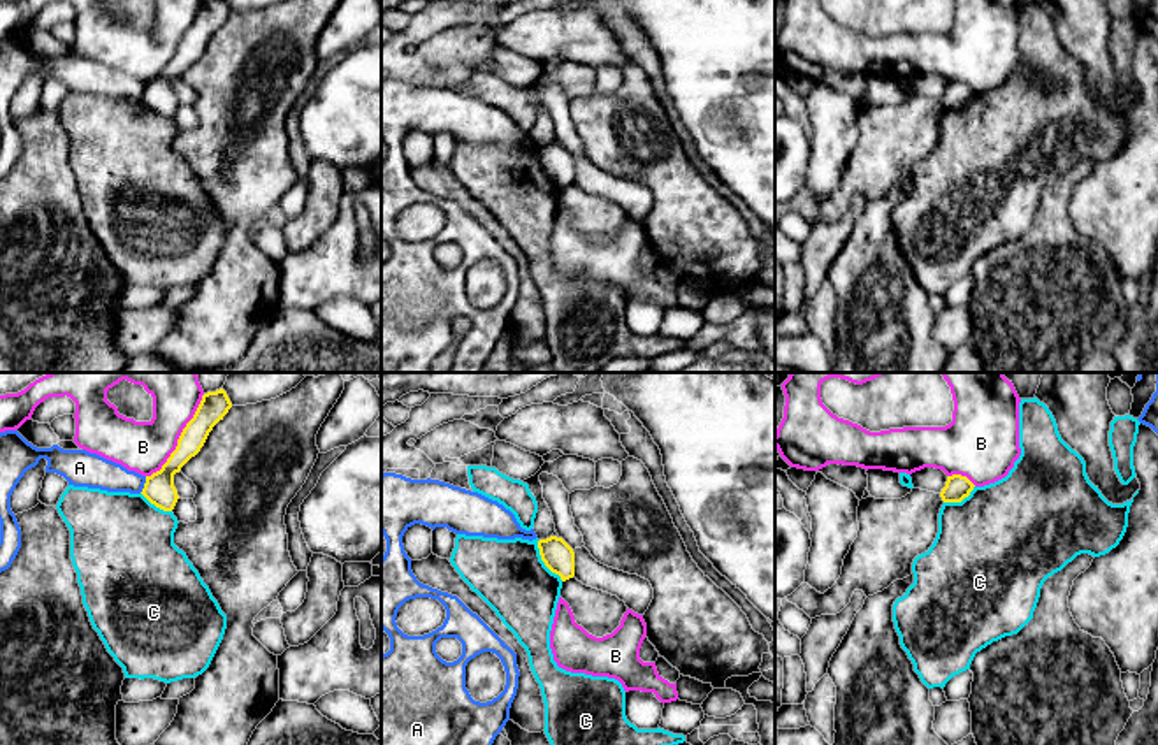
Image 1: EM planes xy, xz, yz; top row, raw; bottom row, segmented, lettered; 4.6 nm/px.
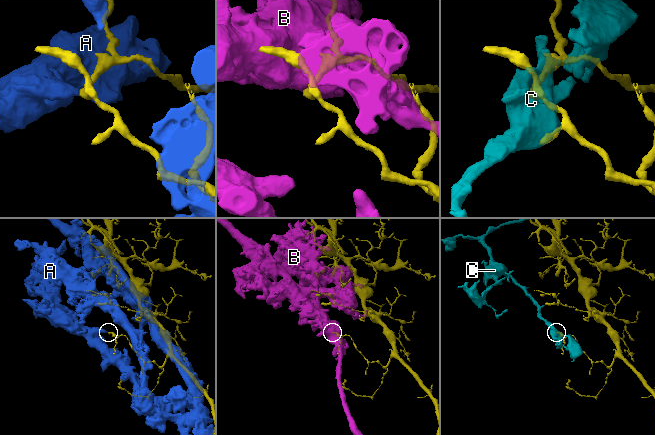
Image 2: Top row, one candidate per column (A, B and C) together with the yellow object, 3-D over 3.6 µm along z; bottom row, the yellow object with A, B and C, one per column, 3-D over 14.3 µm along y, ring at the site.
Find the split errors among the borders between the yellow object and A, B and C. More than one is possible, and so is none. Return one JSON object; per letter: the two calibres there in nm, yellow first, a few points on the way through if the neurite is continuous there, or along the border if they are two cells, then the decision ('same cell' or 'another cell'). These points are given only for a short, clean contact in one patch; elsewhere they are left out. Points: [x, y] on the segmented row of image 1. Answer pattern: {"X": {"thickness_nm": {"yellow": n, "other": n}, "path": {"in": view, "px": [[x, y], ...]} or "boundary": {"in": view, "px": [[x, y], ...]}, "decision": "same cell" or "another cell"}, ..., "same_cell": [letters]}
{"A": {"thickness_nm": {"yellow": 140, "other": 160}, "decision": "another cell"}, "B": {"thickness_nm": {"yellow": 140, "other": 240}, "decision": "another cell"}, "C": {"thickness_nm": {"yellow": 140, "other": 320}, "boundary": {"in": "xz", "px": [[538, 540], [540, 559], [563, 580]]}, "decision": "another cell"}, "same_cell": []}

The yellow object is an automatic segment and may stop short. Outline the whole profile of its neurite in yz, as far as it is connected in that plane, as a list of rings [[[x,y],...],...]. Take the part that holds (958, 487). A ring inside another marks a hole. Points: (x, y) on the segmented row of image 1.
[[[961,474],[947,476],[945,487],[940,492],[944,503],[961,503],[973,490],[973,483]]]

